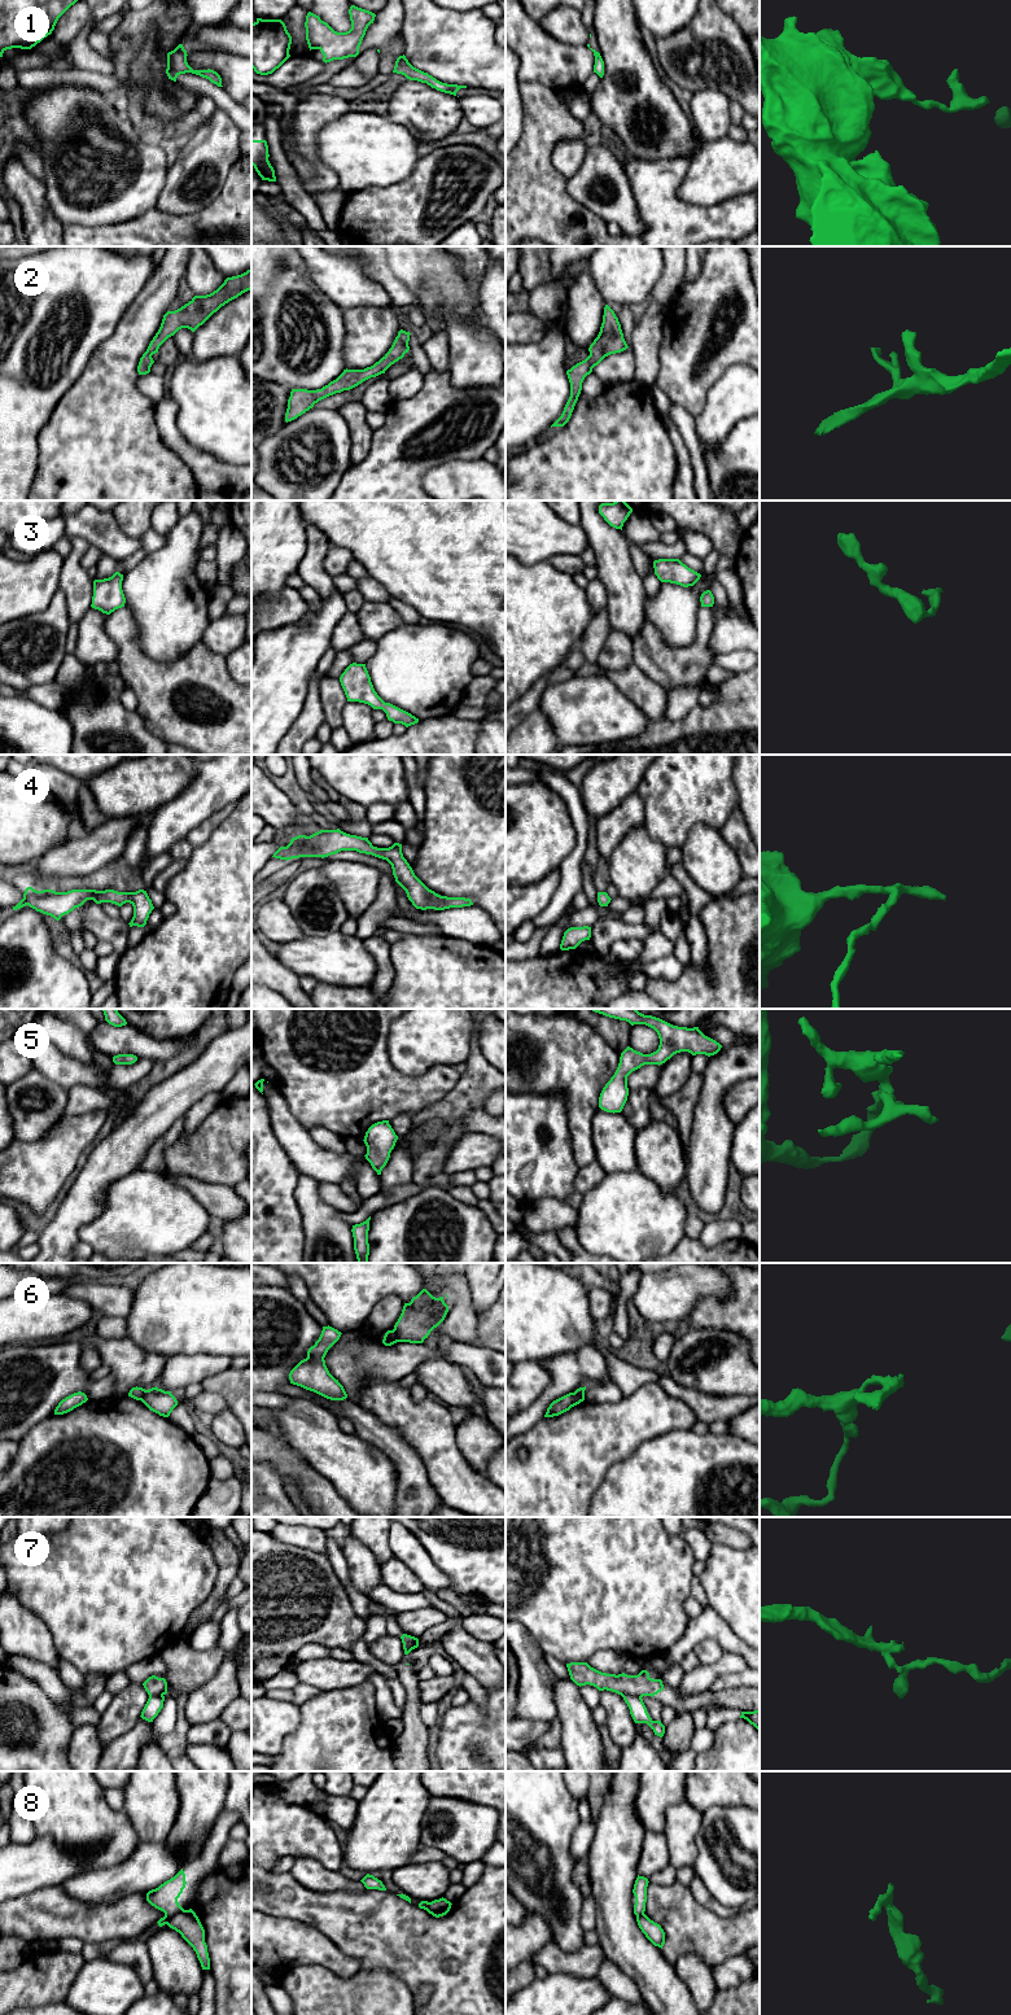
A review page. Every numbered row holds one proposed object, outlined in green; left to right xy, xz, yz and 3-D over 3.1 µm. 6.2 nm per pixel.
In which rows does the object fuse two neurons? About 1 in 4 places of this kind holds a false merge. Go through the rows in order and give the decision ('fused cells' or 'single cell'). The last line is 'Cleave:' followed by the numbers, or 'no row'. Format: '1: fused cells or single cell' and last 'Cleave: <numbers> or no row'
1: single cell
2: single cell
3: single cell
4: single cell
5: single cell
6: fused cells
7: fused cells
8: fused cells
Cleave: 6, 7, 8

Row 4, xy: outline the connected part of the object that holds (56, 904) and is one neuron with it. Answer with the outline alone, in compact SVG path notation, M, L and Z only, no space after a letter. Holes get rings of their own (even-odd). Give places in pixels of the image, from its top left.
M27 887L23 899L13 906L13 910L29 905L36 912L60 921L62 915L82 906L87 900L93 900L96 904L111 902L118 906L130 902L134 906L134 917L128 923L130 927L144 927L149 914L154 909L152 900L144 890L136 892L118 892L114 890L71 890L67 892L56 892L53 890L36 891L32 887Z

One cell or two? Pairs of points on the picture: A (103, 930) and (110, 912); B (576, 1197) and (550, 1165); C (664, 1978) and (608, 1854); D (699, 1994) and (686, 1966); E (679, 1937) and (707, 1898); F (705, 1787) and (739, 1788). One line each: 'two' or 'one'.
A: two
B: two
C: one
D: one
E: two
F: one

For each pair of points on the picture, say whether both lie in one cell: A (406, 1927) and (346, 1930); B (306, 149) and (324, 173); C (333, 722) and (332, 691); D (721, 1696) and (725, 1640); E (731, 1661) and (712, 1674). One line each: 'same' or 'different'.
A: same
B: same
C: same
D: different
E: same

